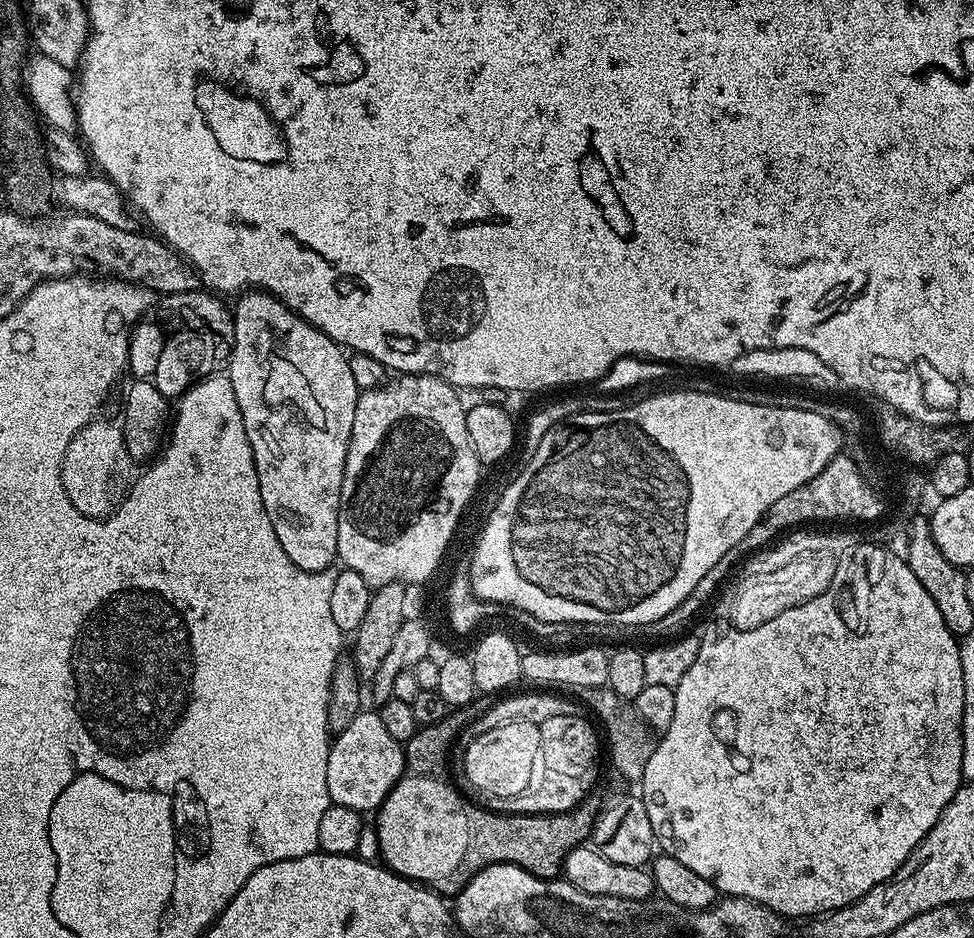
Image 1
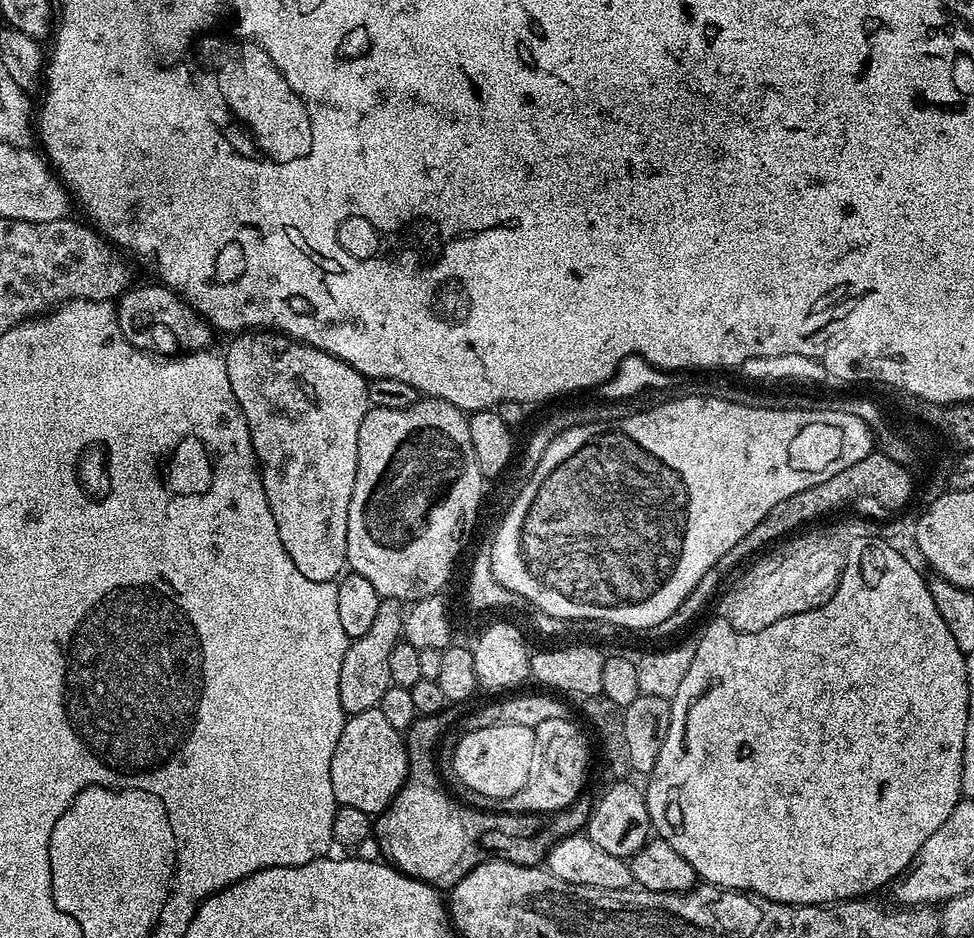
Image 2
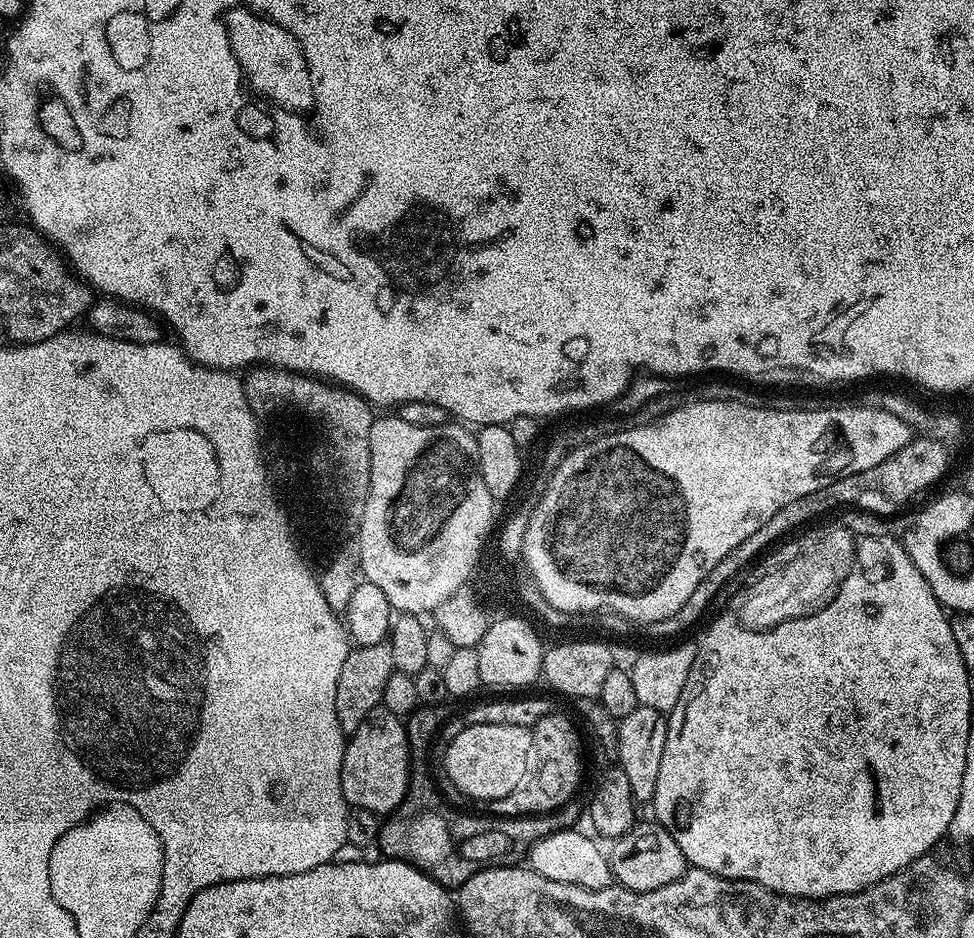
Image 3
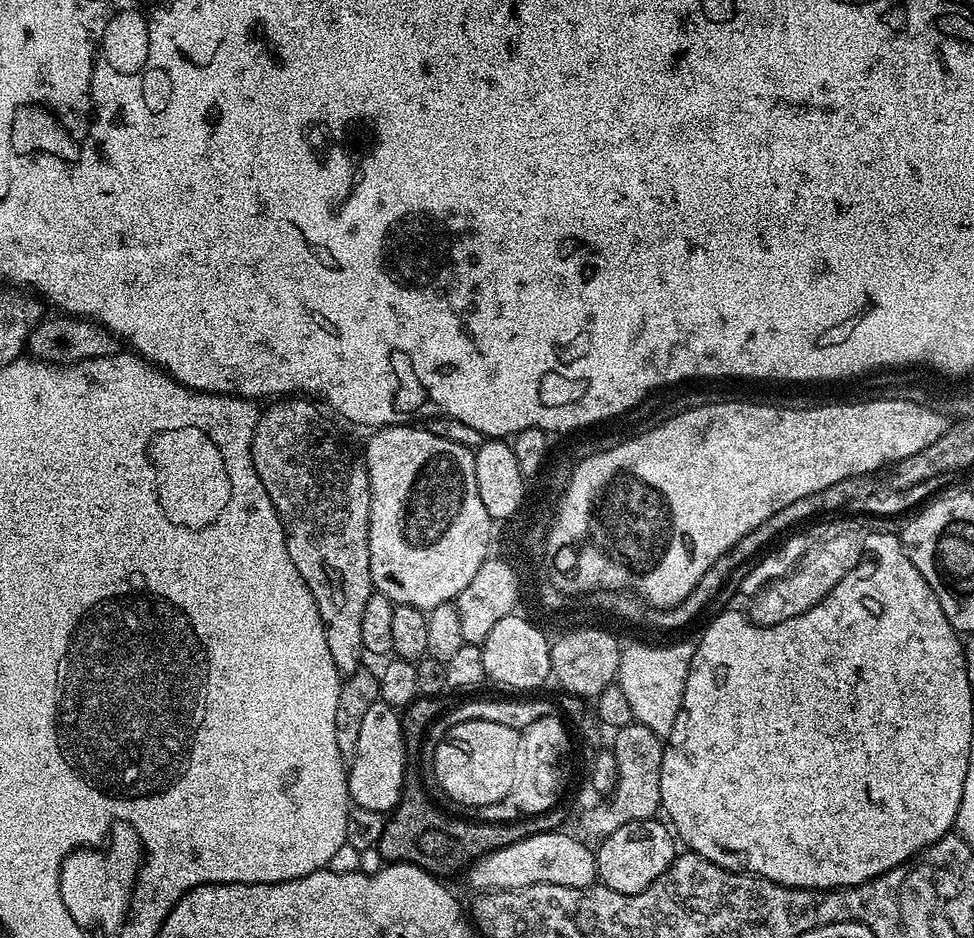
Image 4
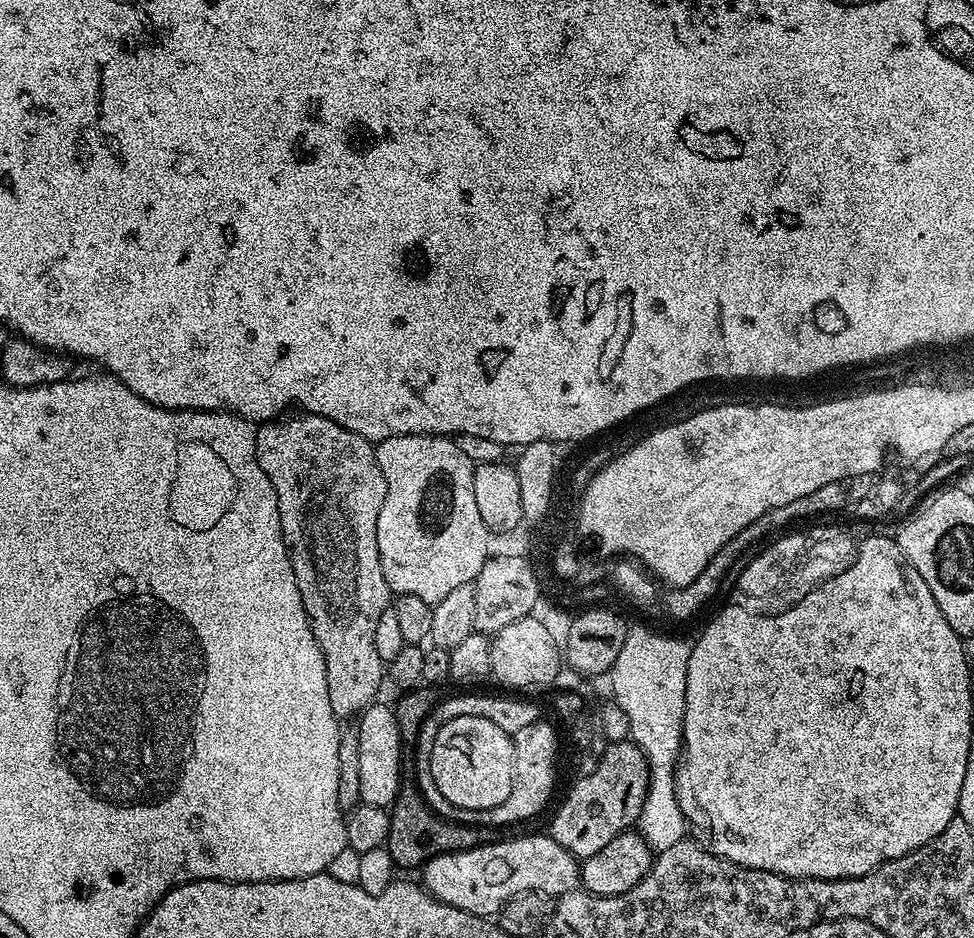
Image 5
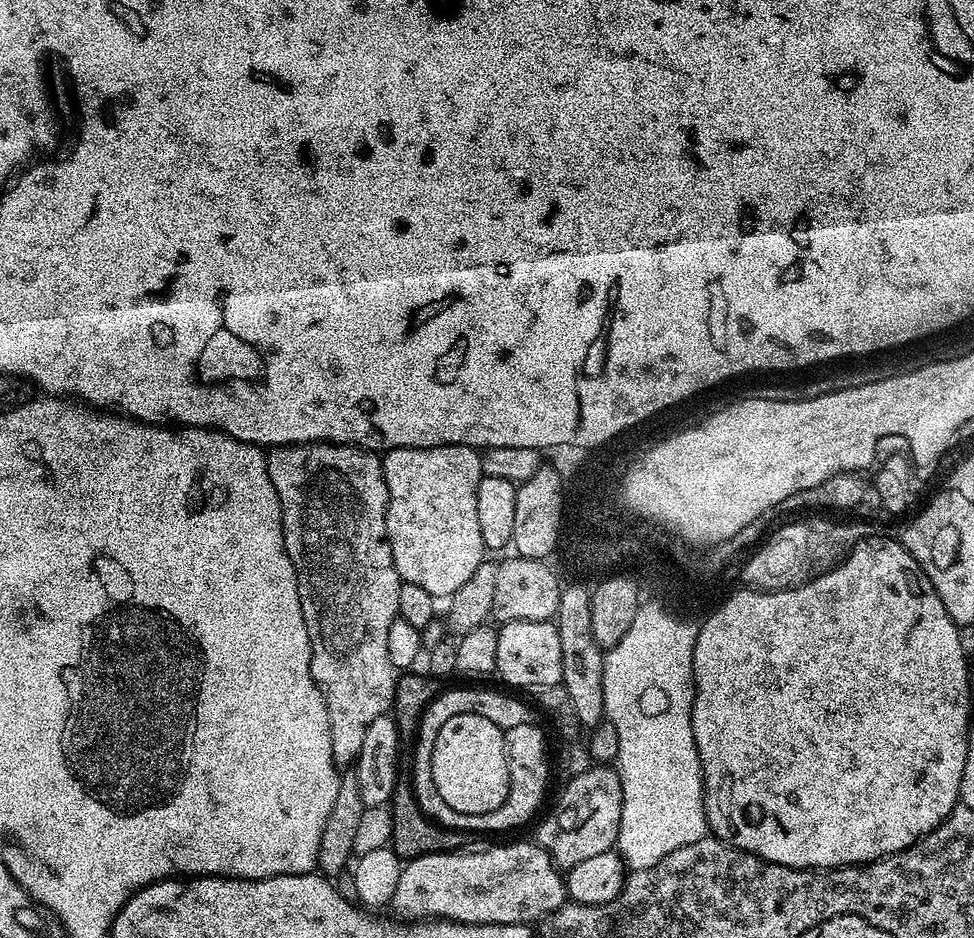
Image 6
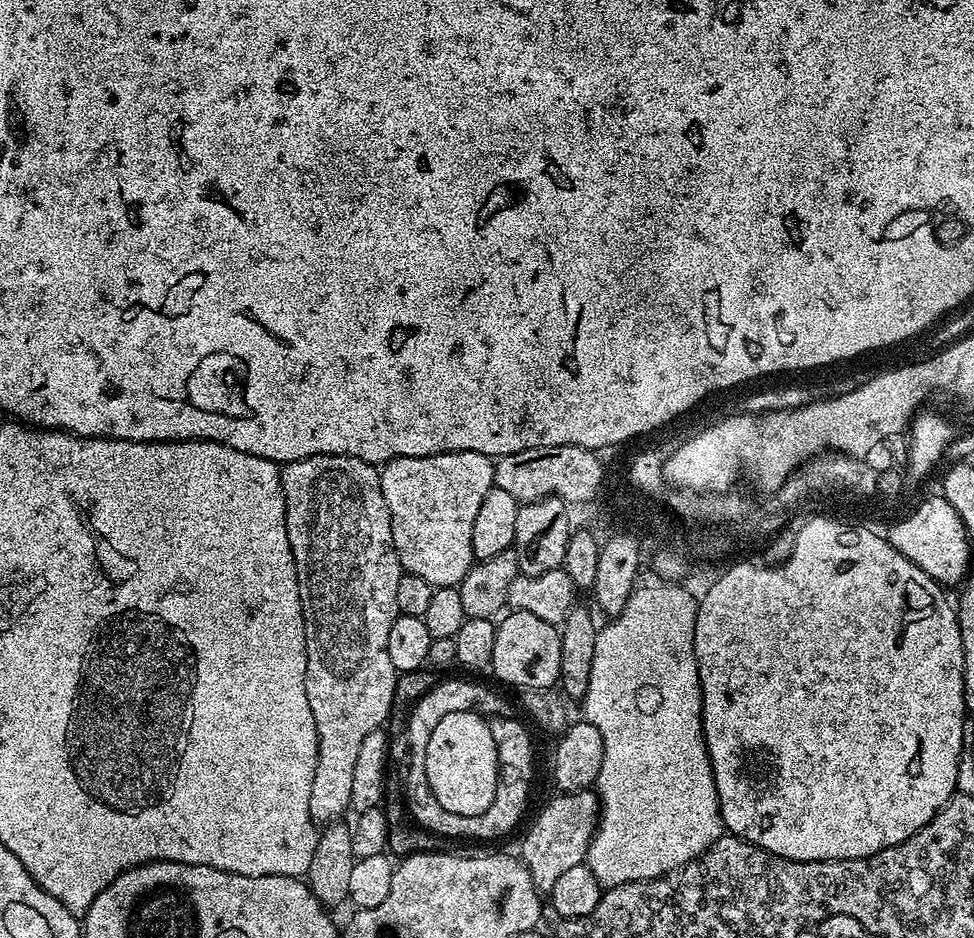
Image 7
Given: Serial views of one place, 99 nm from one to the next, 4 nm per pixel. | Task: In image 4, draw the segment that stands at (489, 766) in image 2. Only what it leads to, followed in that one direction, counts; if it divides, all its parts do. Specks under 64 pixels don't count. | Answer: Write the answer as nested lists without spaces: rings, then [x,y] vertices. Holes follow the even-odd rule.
[[[471,720],[454,726],[441,738],[434,750],[433,774],[436,775],[436,788],[443,791],[449,801],[452,799],[456,804],[465,804],[471,810],[499,802],[510,793],[510,786],[514,786],[514,761],[518,755],[519,741],[519,731],[510,726],[502,726],[502,722]]]

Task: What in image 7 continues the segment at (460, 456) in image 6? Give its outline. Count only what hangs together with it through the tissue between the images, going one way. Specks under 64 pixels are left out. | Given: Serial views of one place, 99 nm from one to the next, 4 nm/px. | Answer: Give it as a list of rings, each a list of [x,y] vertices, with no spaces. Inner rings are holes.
[[[443,452],[433,456],[403,456],[388,461],[379,469],[382,494],[392,515],[392,537],[400,567],[409,576],[426,578],[433,588],[459,585],[460,579],[471,570],[474,518],[482,507],[482,498],[494,487],[493,457],[477,452]]]

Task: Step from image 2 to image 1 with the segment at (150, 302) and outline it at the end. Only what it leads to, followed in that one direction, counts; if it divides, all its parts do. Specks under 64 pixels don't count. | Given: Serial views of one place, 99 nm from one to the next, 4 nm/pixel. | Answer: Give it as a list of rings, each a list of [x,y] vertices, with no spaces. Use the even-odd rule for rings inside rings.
[[[208,290],[160,296],[154,304],[156,321],[147,324],[147,319],[141,318],[131,331],[127,367],[132,376],[137,380],[151,376],[161,394],[172,398],[176,388],[187,389],[194,378],[223,373],[232,357],[234,322],[229,305],[227,308],[220,300],[219,295]],[[155,364],[156,369],[148,373]]]

